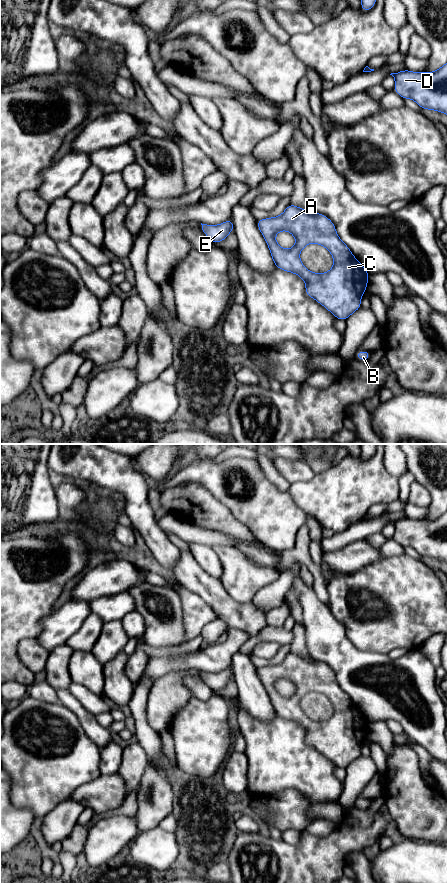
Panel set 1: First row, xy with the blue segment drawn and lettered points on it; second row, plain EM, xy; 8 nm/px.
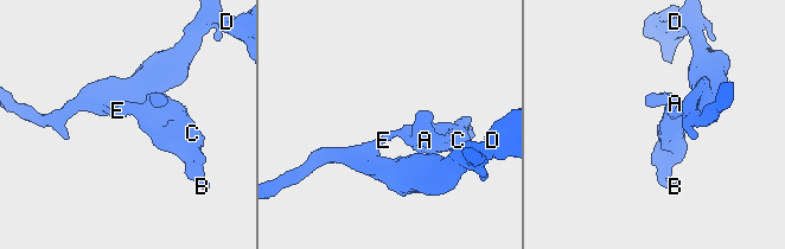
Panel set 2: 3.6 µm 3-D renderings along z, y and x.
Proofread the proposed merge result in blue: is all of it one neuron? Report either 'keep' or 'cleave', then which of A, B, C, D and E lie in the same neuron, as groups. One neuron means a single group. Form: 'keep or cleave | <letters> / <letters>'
keep | A B C D E

